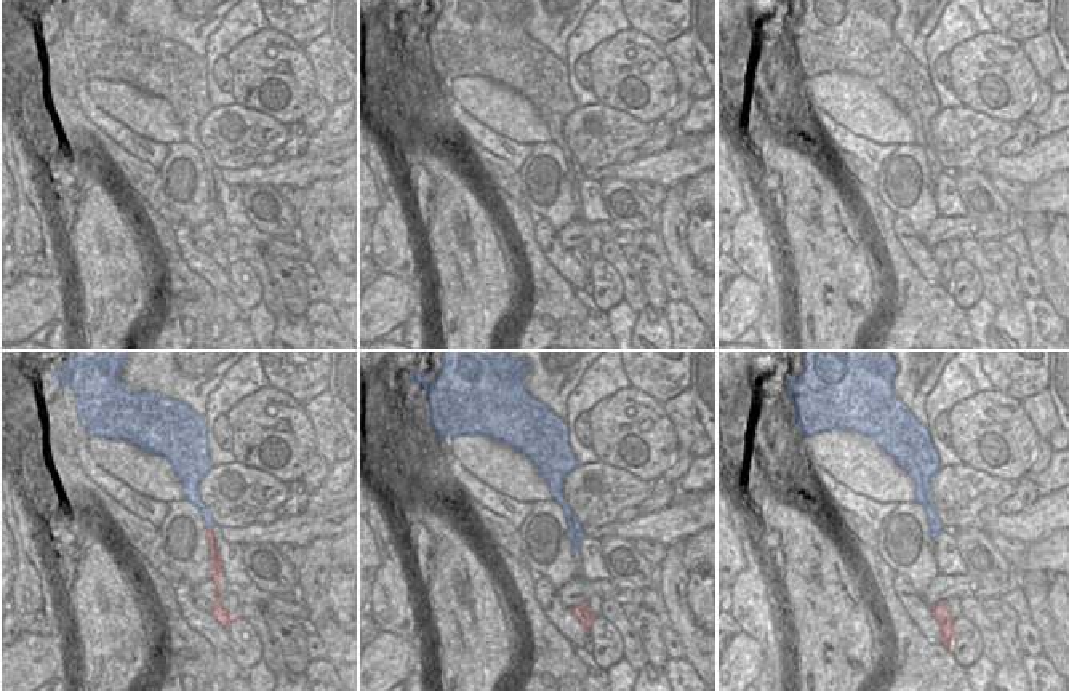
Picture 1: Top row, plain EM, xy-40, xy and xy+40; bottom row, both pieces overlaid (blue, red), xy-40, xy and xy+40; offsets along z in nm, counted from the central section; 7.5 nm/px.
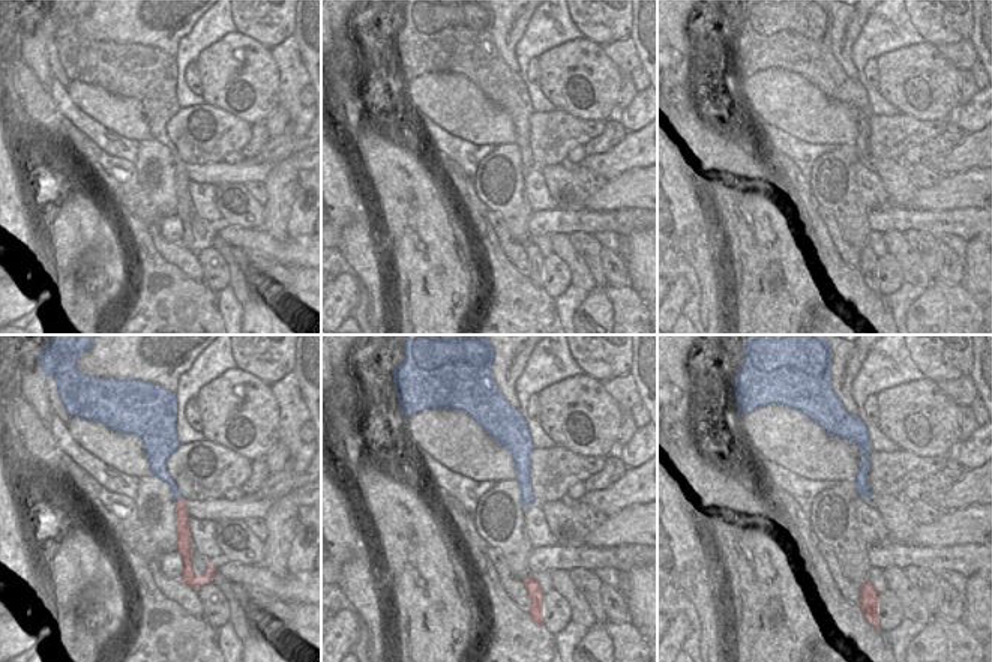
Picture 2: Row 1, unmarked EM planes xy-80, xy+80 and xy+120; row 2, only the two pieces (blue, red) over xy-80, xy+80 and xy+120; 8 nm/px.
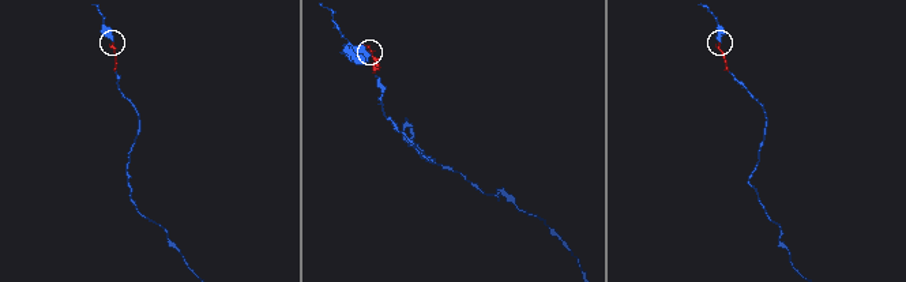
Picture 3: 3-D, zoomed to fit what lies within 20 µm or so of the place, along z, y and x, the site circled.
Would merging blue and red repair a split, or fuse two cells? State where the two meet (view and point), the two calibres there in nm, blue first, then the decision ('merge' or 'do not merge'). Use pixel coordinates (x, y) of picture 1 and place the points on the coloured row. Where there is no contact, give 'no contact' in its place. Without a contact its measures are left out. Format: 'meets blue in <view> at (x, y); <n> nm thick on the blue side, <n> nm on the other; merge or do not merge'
meets blue in xy-40 at (208, 527); 90 nm thick on the blue side, 70 nm on the other; merge

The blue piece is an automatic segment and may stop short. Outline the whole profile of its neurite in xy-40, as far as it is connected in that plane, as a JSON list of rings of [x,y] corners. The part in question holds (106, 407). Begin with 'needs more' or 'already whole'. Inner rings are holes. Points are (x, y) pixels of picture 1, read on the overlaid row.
needs more | [[[66,350],[66,369],[54,368],[51,385],[69,385],[75,398],[78,422],[88,437],[120,438],[139,449],[163,456],[173,467],[184,501],[190,502],[203,517],[205,539],[210,549],[211,581],[216,585],[218,598],[210,614],[224,627],[235,617],[219,598],[219,573],[222,565],[216,552],[216,541],[211,533],[214,520],[198,496],[198,485],[211,469],[206,453],[206,421],[192,411],[186,403],[162,397],[155,392],[139,392],[122,382],[122,365],[133,350]]]

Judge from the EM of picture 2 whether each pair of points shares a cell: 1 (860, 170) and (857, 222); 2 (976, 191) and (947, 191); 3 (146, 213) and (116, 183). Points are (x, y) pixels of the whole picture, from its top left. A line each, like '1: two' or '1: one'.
1: two
2: one
3: one

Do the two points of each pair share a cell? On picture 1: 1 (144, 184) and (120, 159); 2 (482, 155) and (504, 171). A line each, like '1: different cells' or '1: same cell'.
1: same cell
2: same cell

